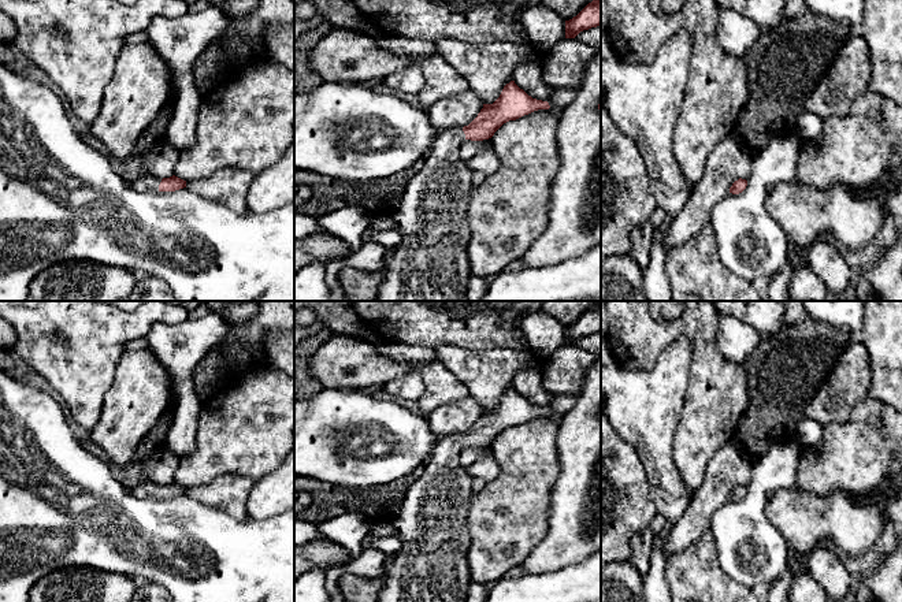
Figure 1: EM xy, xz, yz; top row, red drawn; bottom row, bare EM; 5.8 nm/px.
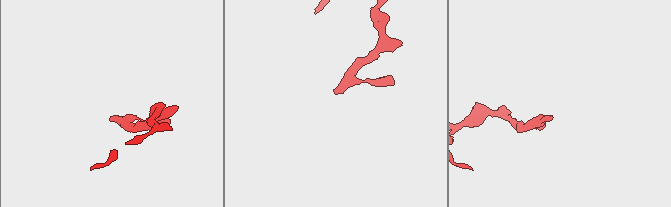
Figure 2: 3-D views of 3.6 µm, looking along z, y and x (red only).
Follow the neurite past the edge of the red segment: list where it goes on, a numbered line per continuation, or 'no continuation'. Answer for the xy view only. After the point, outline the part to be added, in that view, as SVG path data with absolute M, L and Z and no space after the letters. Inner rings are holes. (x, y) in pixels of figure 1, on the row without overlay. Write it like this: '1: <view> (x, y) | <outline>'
1: xy (145, 489) | M144 480L141 483L138 483L134 488L131 488L131 494L136 498L144 499L144 498L149 498L149 499L155 499L159 498L159 491L162 488L162 484L149 482L149 480Z

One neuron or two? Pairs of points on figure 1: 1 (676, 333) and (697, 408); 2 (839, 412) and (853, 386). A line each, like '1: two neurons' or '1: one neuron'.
1: one neuron
2: one neuron

